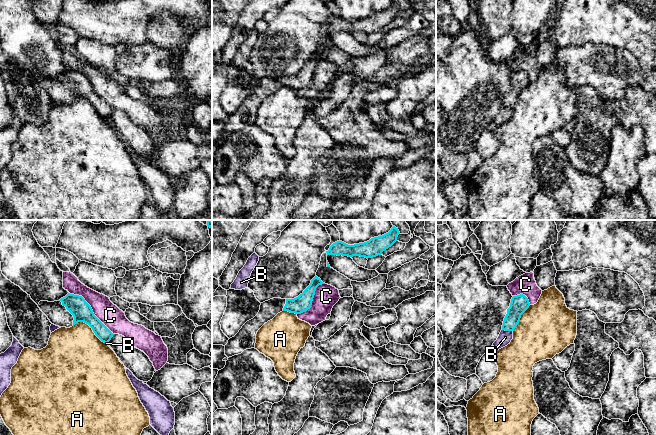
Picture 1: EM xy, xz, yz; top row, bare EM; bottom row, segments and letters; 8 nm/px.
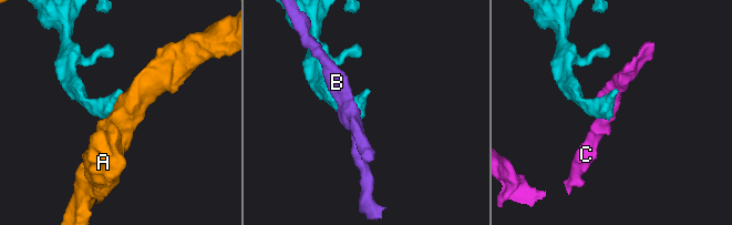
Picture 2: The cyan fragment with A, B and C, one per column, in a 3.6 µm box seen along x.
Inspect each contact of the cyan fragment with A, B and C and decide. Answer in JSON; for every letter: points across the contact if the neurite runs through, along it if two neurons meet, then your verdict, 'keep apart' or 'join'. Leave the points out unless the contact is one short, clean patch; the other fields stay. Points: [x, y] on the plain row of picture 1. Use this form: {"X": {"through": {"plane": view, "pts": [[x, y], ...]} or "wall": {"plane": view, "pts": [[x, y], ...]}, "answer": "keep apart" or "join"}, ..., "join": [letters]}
{"A": {"answer": "keep apart"}, "B": {"wall": {"plane": "yz", "pts": [[502, 105], [512, 107]]}, "answer": "keep apart"}, "C": {"answer": "keep apart"}, "join": []}

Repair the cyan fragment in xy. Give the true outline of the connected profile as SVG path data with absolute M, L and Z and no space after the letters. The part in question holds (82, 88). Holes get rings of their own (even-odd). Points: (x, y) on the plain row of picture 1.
M68 69L59 77L40 77L38 83L56 102L70 104L78 98L84 98L92 104L95 111L104 119L109 119L114 111L94 91L91 82L82 72Z

